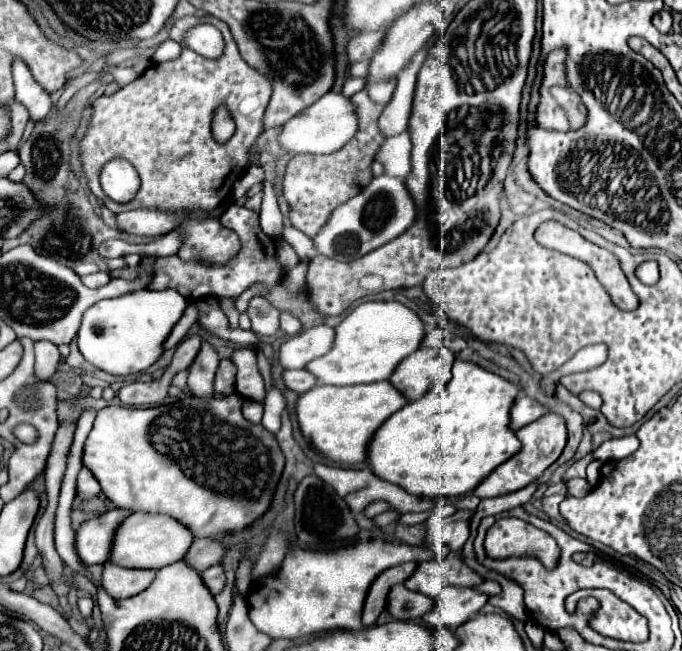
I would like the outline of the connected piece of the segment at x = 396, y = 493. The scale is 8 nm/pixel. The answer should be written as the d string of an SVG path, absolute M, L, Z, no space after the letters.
M315 464L313 466L315 474L319 478L323 478L323 482L327 482L329 486L335 488L335 492L347 502L347 506L353 510L353 514L361 512L367 504L375 502L375 500L387 500L391 504L393 510L405 514L405 512L425 512L425 510L431 510L433 502L429 498L419 498L419 496L413 496L413 494L407 494L401 486L397 484L391 484L391 482L385 482L381 480L379 476L375 476L371 472L371 468L363 468L363 470L353 470L353 468L339 468L339 466L327 466L327 464Z

